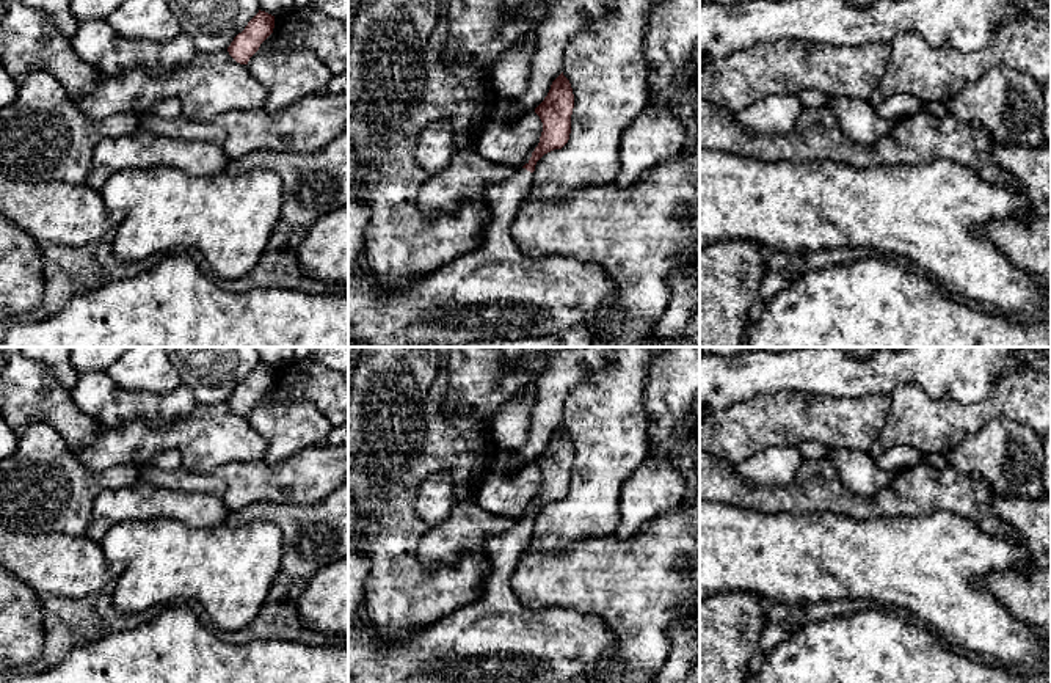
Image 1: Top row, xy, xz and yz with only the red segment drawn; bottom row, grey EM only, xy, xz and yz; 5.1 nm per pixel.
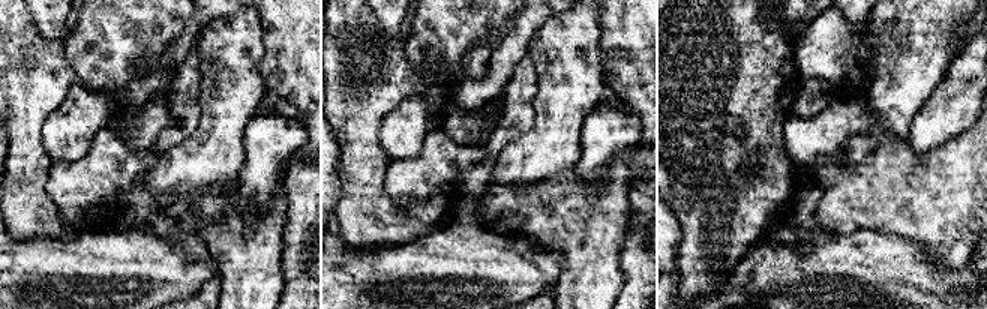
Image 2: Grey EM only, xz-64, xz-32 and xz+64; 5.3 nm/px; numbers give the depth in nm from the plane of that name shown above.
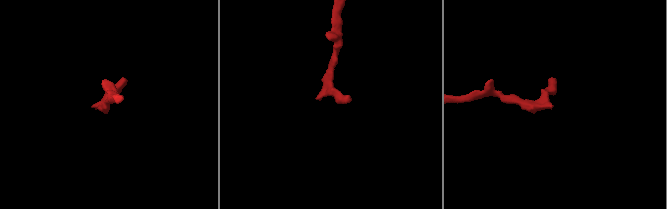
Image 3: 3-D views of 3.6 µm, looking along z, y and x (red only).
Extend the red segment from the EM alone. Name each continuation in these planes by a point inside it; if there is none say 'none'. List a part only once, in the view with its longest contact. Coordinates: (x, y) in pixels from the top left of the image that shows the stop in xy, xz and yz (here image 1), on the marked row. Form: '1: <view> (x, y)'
1: xz (496, 292)

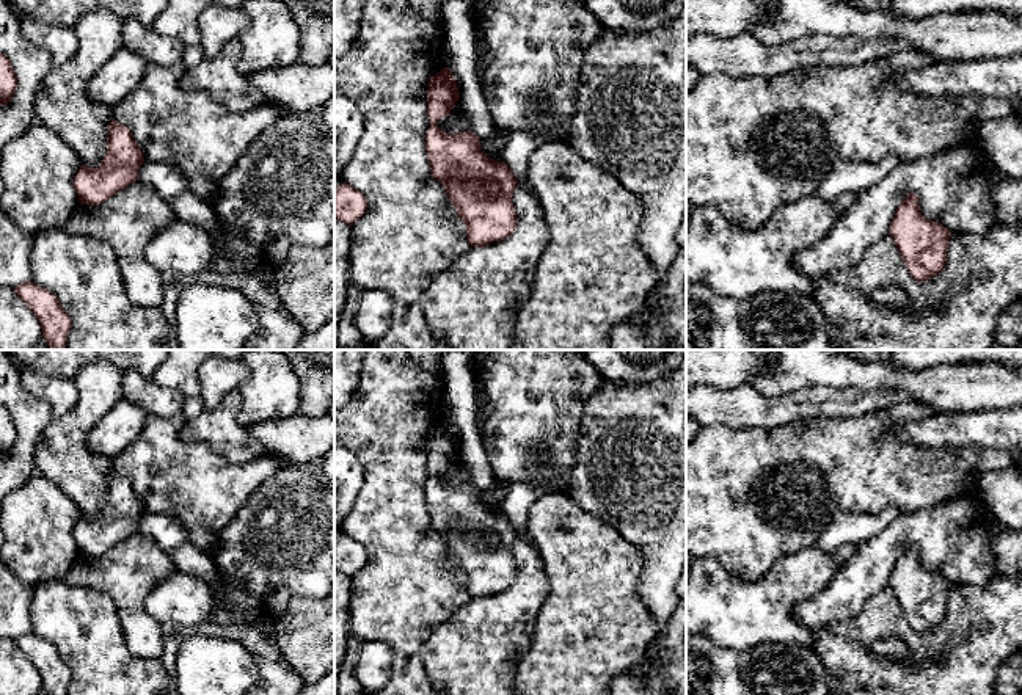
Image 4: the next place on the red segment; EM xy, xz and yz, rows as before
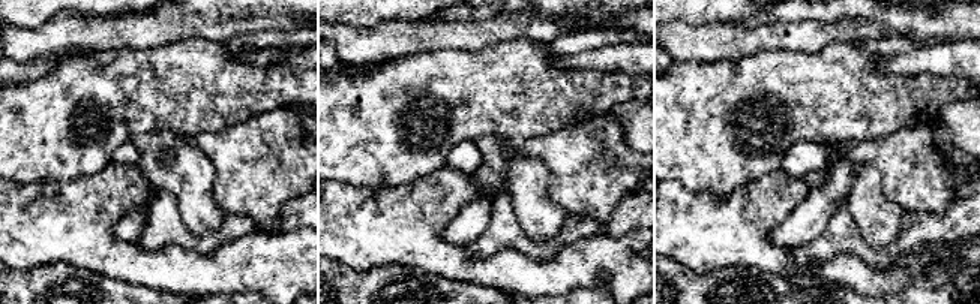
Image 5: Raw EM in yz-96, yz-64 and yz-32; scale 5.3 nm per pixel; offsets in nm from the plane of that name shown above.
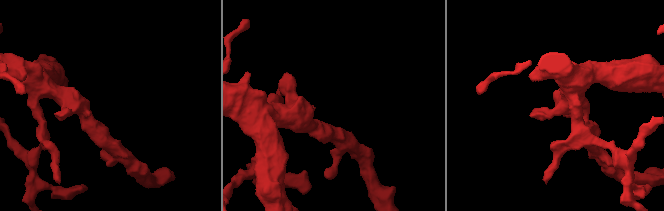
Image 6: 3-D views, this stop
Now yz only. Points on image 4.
1: yz (846, 200)

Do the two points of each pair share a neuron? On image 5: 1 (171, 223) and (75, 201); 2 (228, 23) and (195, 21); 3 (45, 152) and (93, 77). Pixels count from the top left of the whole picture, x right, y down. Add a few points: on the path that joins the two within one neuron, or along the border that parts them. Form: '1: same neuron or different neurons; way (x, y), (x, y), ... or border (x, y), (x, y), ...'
1: different neurons; border (159, 190), (149, 202)
2: same neuron; way (221, 21), (203, 21)
3: same neuron; way (51, 134), (65, 120), (72, 102), (80, 95)

